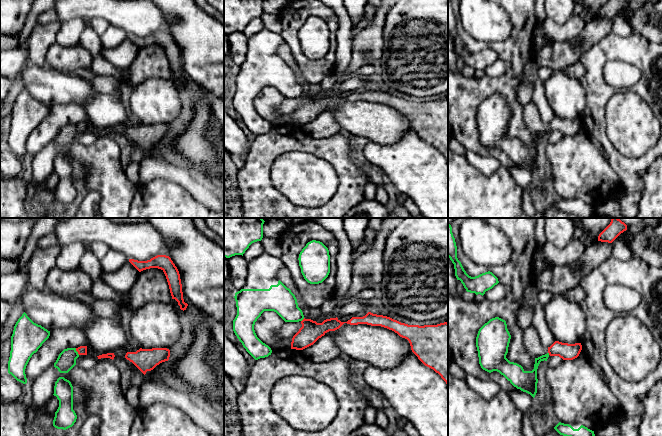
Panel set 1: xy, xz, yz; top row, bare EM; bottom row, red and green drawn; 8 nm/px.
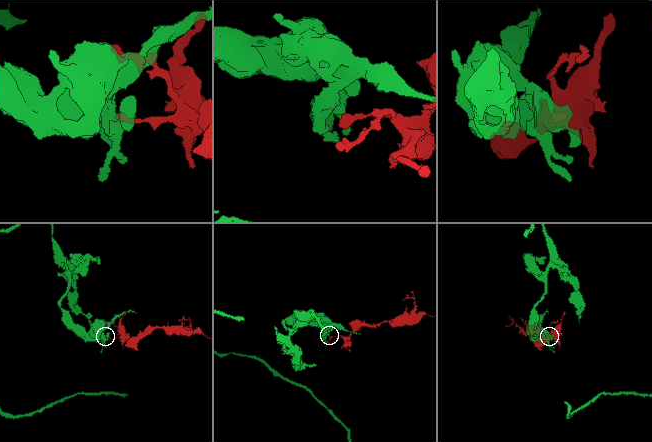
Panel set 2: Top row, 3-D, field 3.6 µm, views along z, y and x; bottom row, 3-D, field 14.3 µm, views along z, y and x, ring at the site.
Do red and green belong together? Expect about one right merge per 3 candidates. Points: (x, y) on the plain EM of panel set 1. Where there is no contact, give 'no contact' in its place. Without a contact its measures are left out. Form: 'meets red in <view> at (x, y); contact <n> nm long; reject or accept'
meets red in xy at (76, 126); contact 70 nm long; reject

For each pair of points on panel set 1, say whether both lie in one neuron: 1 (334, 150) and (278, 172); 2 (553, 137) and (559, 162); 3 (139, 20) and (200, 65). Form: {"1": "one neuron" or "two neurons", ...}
{"1": "two neurons", "2": "two neurons", "3": "two neurons"}

